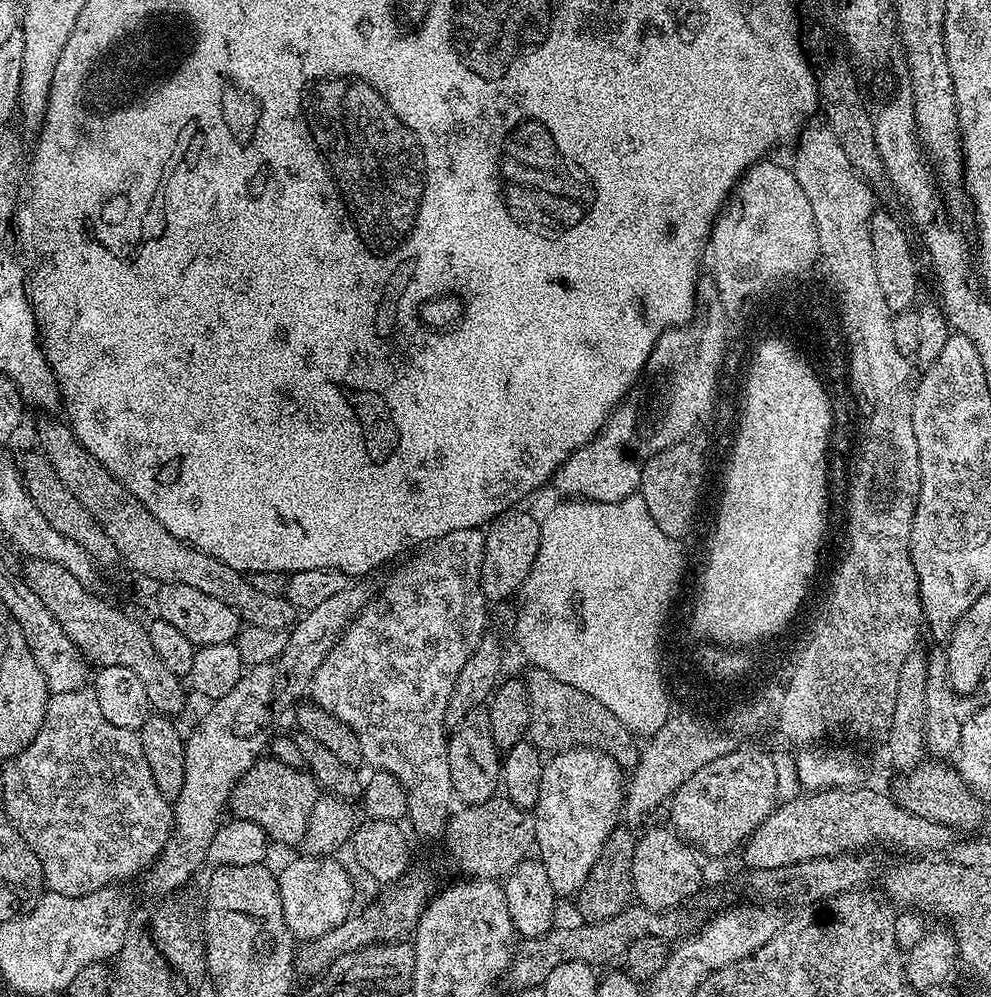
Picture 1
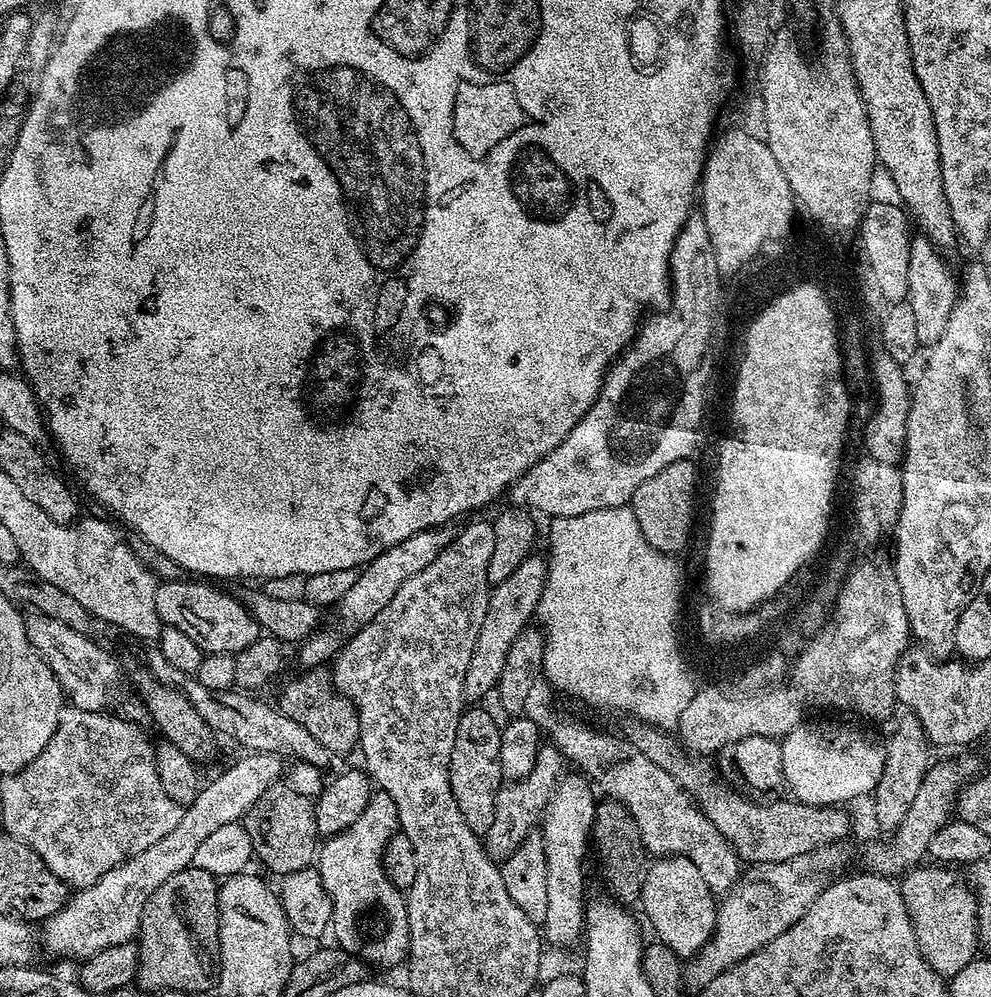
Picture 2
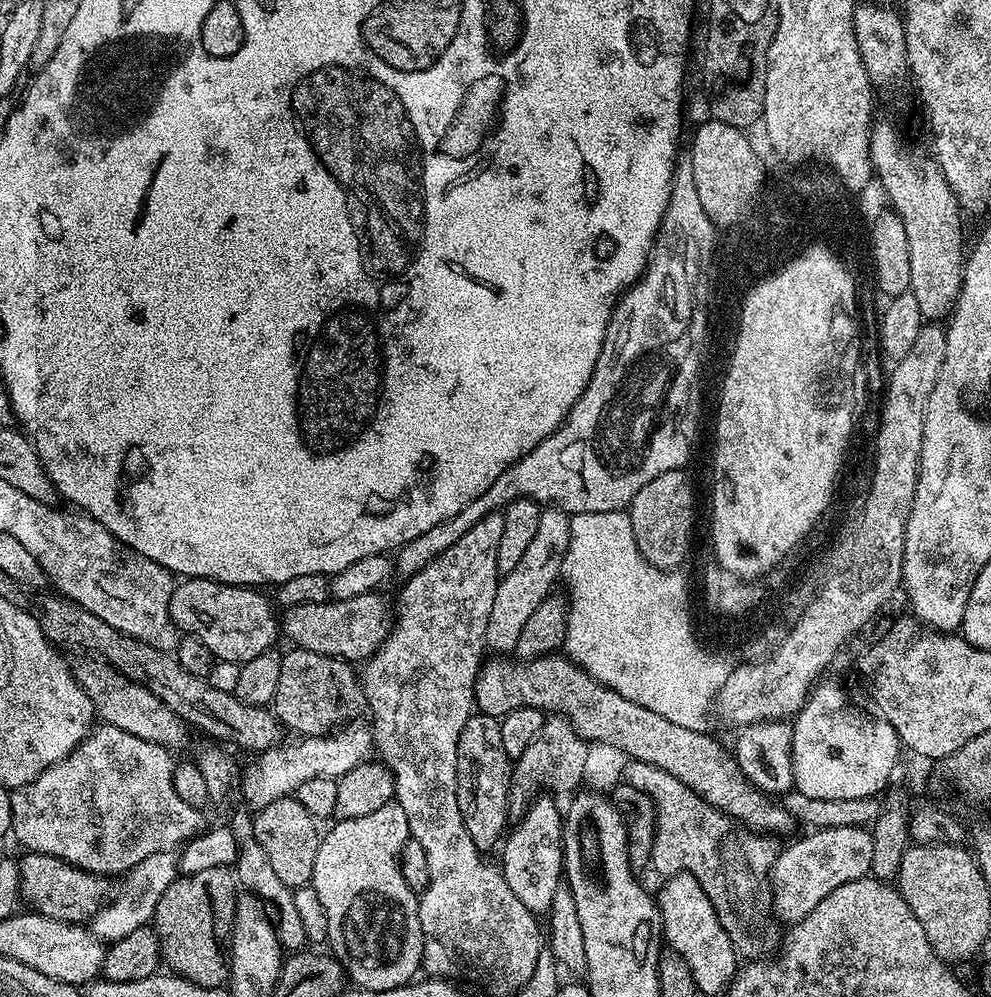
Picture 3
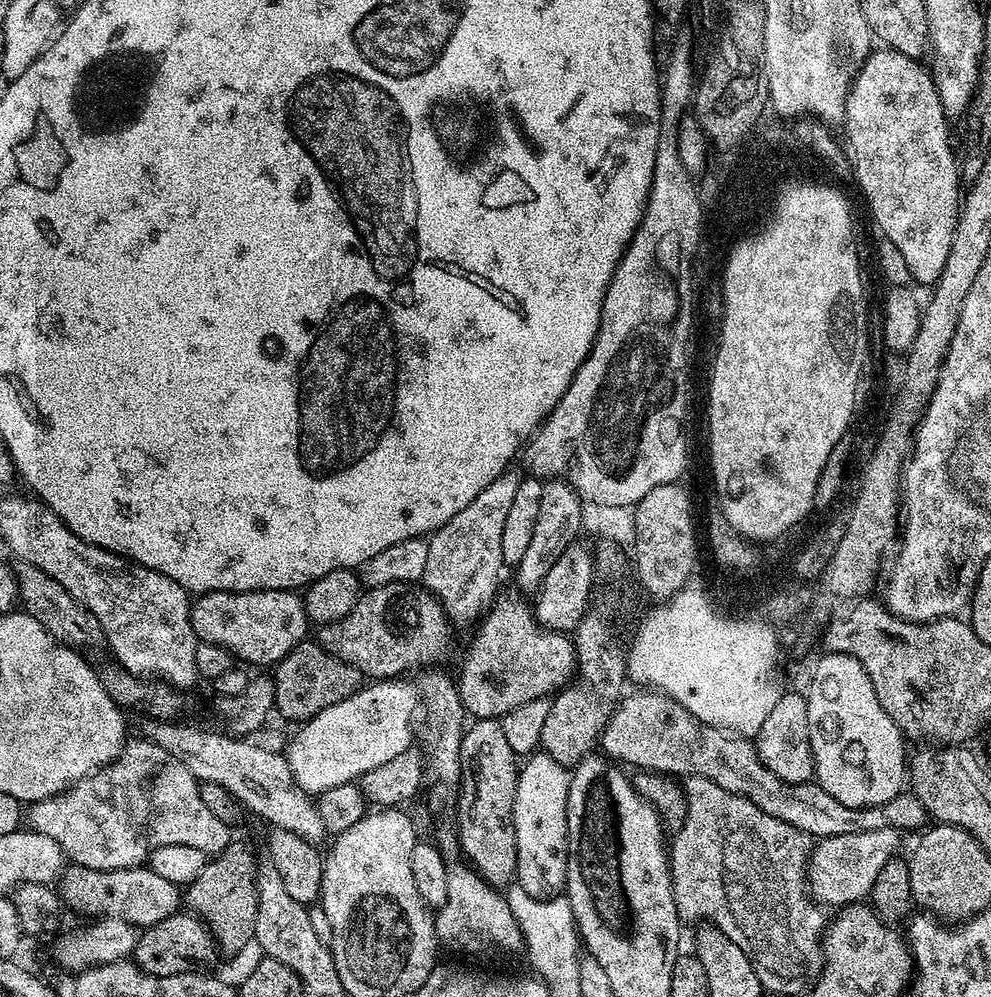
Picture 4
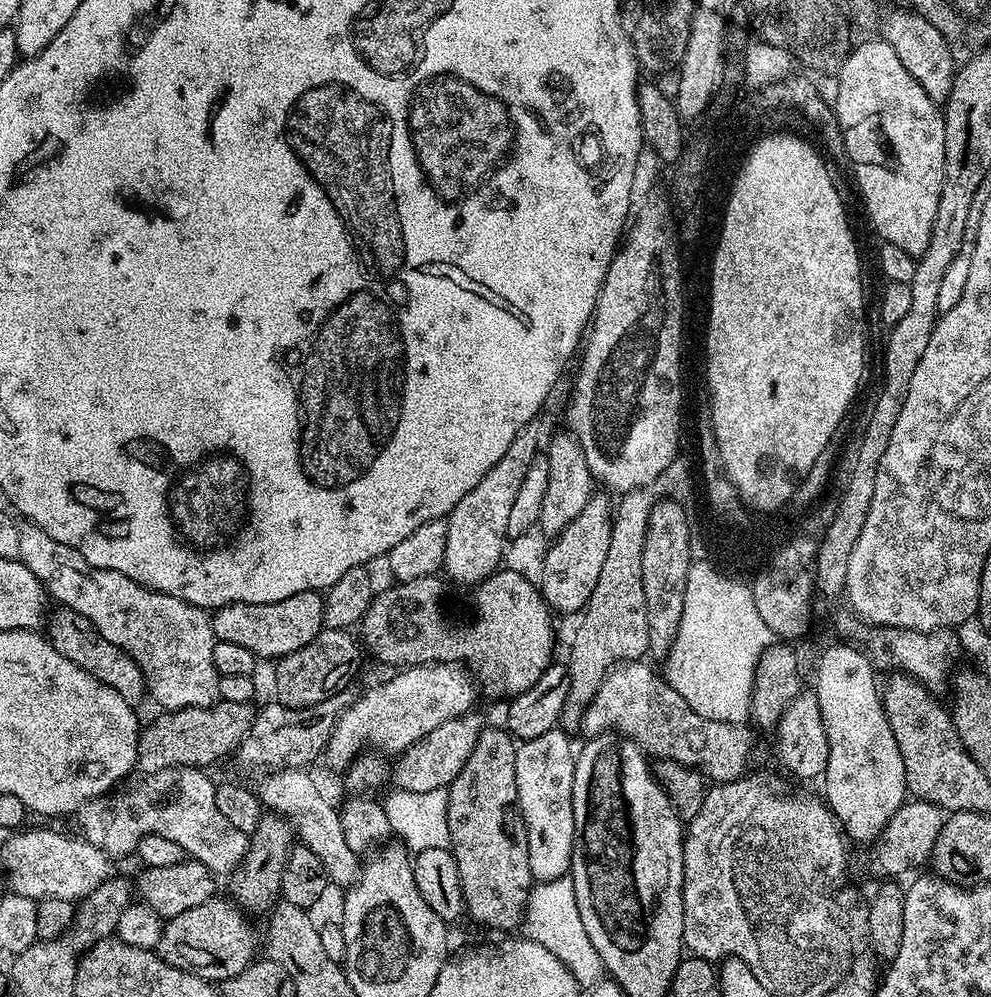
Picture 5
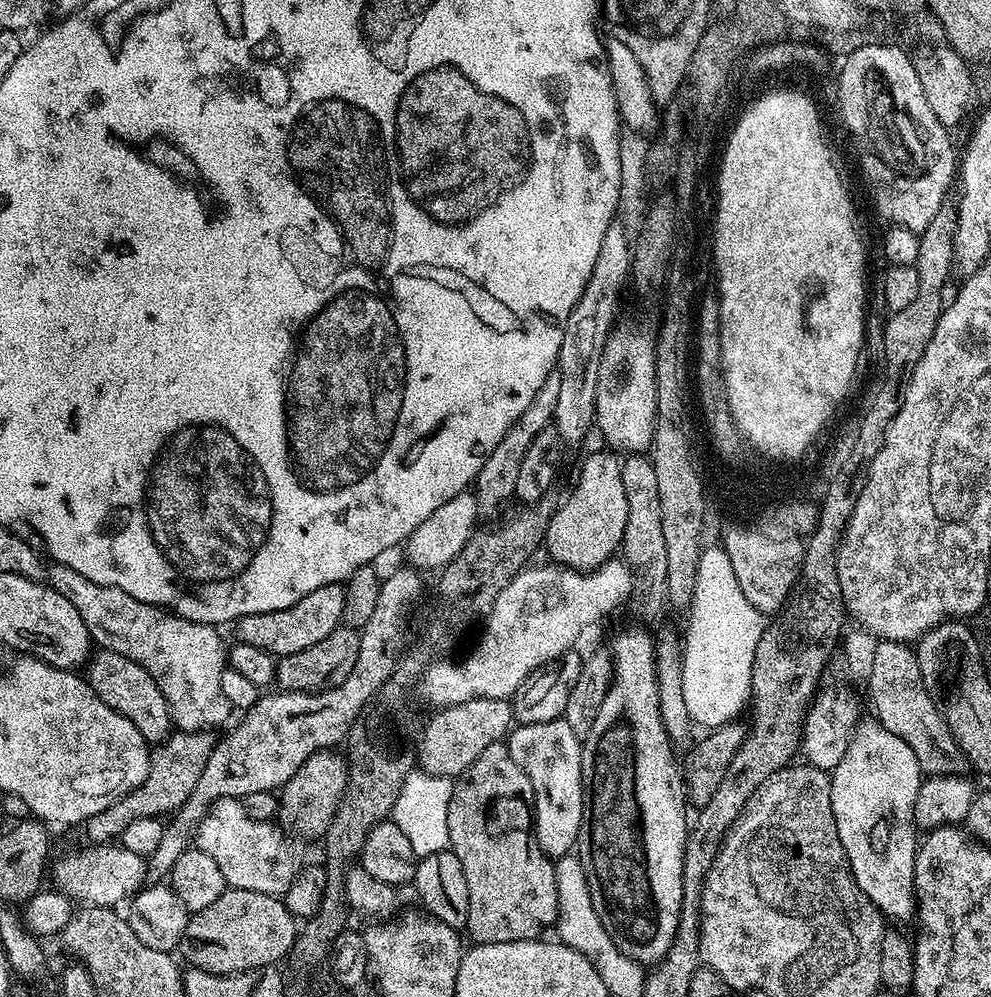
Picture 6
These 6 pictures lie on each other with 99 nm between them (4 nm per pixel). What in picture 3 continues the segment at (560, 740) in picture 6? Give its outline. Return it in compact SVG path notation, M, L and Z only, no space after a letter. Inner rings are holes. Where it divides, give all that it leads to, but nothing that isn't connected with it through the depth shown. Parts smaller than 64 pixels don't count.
M544 799L533 800L528 813L507 833L502 844L502 849L504 848L502 871L506 878L506 886L514 890L518 902L522 902L522 906L526 906L526 910L530 910L537 918L551 913L554 894L562 887L562 877L565 875L564 830L566 824L562 819L561 809L560 812L556 809L555 802Z

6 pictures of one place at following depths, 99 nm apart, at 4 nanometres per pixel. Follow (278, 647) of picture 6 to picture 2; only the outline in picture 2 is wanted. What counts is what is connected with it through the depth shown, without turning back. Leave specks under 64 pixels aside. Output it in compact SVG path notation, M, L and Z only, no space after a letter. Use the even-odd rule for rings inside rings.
M177 578L174 580L164 580L157 583L156 593L154 594L154 606L158 610L158 618L161 625L169 624L174 626L174 630L182 630L190 642L194 642L200 647L201 652L207 654L210 652L226 652L237 654L246 651L255 640L262 635L262 629L257 620L248 613L248 609L240 603L235 595L227 596L220 588L215 588L215 583L201 582L196 578Z

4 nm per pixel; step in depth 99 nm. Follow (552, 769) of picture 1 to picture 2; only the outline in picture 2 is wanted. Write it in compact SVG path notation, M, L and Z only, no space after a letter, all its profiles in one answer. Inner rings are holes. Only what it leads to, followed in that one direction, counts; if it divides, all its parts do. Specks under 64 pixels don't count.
M568 774L561 779L542 817L546 846L546 918L542 936L556 948L564 948L576 939L579 941L584 931L584 855L588 852L588 842L590 846L598 805L598 796L592 793L593 785L583 775L575 775Z

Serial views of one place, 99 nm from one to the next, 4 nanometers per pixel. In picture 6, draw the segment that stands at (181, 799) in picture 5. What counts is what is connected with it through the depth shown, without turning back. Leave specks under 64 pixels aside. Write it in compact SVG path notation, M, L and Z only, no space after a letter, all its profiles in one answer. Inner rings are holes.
M222 797L214 801L201 824L197 828L195 847L202 850L202 854L210 854L214 862L218 862L218 870L222 870L222 878L229 888L242 890L258 890L262 894L283 897L290 890L290 882L298 871L298 864L292 861L292 852L284 841L285 833L275 823L269 821L255 821L239 799Z

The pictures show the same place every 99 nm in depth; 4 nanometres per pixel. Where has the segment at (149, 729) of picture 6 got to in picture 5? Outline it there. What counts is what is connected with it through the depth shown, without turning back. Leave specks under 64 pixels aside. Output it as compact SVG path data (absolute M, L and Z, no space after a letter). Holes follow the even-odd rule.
M56 606L53 609L53 612L51 609L46 616L46 635L48 641L58 650L58 654L70 658L74 666L86 670L86 674L98 678L98 682L102 682L110 690L122 694L124 700L137 702L136 700L145 699L144 675L123 650L114 646L114 642L106 642L106 638L102 638L96 627L86 618L82 618L82 614L63 606Z

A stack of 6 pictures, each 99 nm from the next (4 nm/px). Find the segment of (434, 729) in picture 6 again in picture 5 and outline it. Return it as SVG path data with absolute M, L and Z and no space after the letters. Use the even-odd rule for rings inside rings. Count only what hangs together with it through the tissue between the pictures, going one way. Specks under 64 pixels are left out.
M473 714L455 716L452 720L442 722L438 730L430 730L418 742L411 744L403 754L395 757L390 768L390 780L399 791L423 794L425 790L447 789L449 784L458 778L462 766L466 766L466 758L470 758L470 750L474 750L474 742L478 742L486 724Z

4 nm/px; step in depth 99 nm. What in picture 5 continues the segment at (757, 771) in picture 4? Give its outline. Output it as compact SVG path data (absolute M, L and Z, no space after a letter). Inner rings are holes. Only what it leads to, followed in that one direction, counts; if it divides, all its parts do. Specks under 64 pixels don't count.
M625 662L604 677L598 694L584 711L583 735L591 738L615 730L639 744L649 757L673 760L687 768L696 768L709 781L728 784L731 780L741 779L745 775L744 763L756 744L752 737L753 729L702 718L702 714L698 714L698 710L694 710L678 690L668 685L661 673L659 676L644 663Z

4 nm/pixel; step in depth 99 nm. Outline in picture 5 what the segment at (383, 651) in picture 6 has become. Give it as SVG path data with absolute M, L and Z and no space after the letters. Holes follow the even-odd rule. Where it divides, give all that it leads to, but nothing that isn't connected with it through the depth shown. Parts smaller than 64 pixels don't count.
M344 689L326 702L312 708L290 708L279 702L271 702L255 713L248 734L238 747L238 754L254 766L266 766L268 770L307 767L316 756L323 753L337 718L355 699L351 689Z

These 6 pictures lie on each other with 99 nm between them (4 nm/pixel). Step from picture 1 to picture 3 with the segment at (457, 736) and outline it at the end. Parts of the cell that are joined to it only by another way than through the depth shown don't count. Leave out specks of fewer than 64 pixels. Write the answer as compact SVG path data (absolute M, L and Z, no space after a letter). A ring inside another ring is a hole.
M473 714L469 716L458 738L458 766L456 767L456 793L466 834L474 838L474 846L481 854L488 854L492 847L505 839L509 827L508 788L514 775L513 761L502 747L500 720L495 716Z

